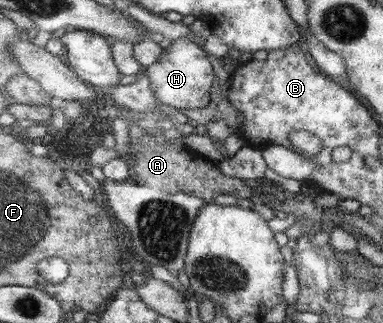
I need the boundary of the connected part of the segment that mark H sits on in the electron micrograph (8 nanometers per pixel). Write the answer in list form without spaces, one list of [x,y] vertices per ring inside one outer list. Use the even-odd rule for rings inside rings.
[[[189,38],[173,41],[165,48],[161,58],[144,68],[144,71],[151,77],[152,89],[158,102],[165,106],[182,111],[186,108],[205,108],[211,102],[215,70],[209,62],[209,53]]]

